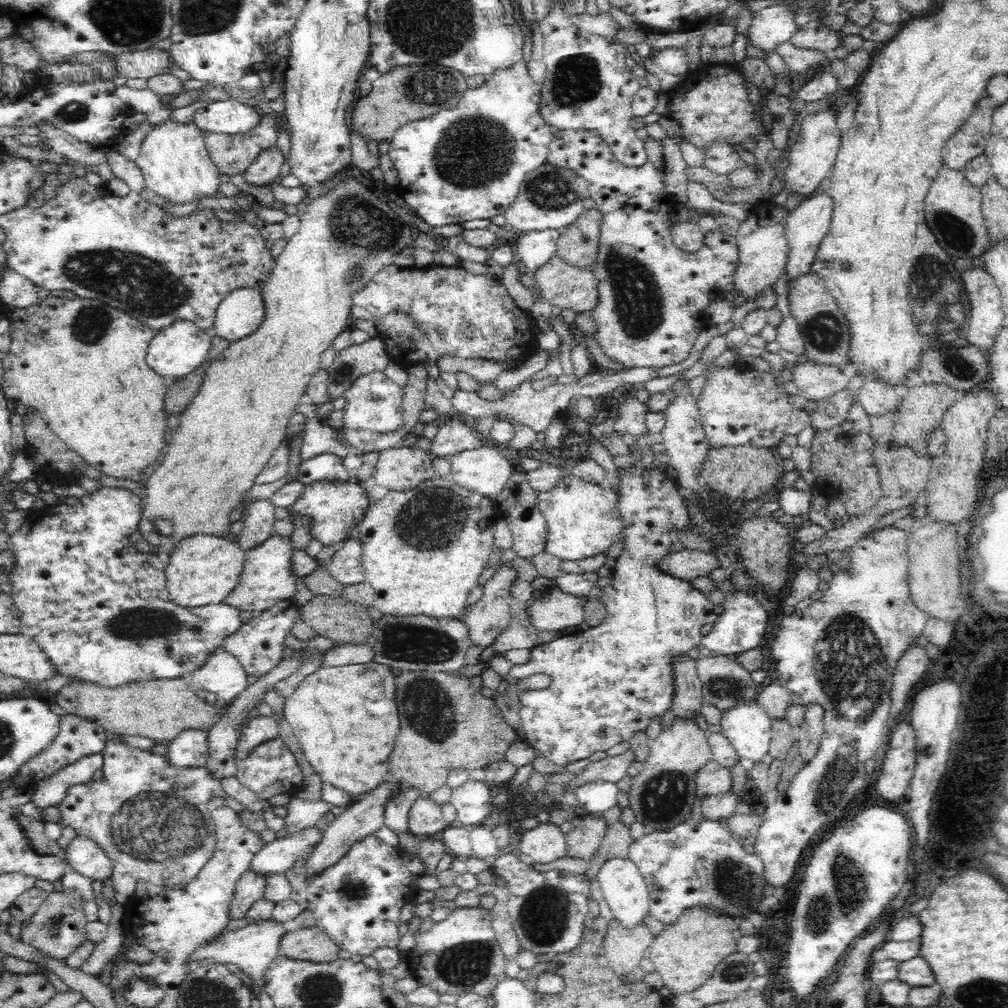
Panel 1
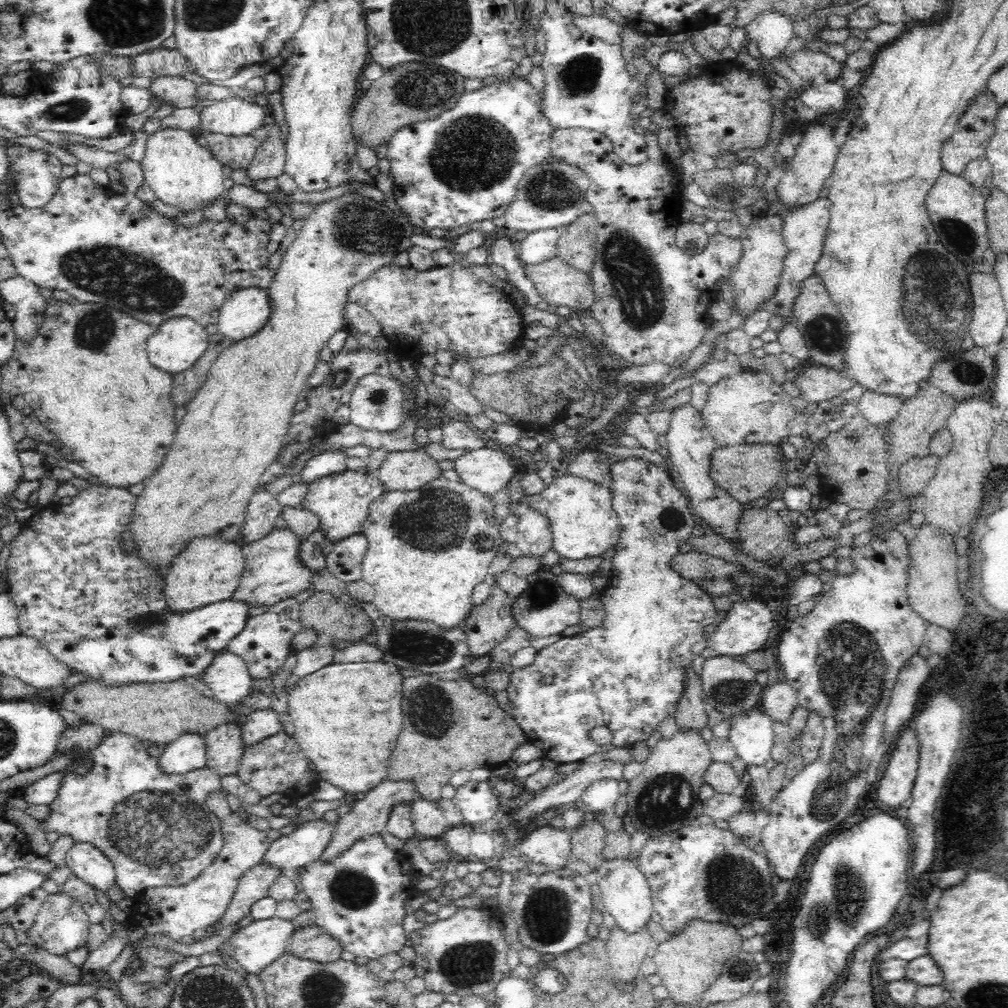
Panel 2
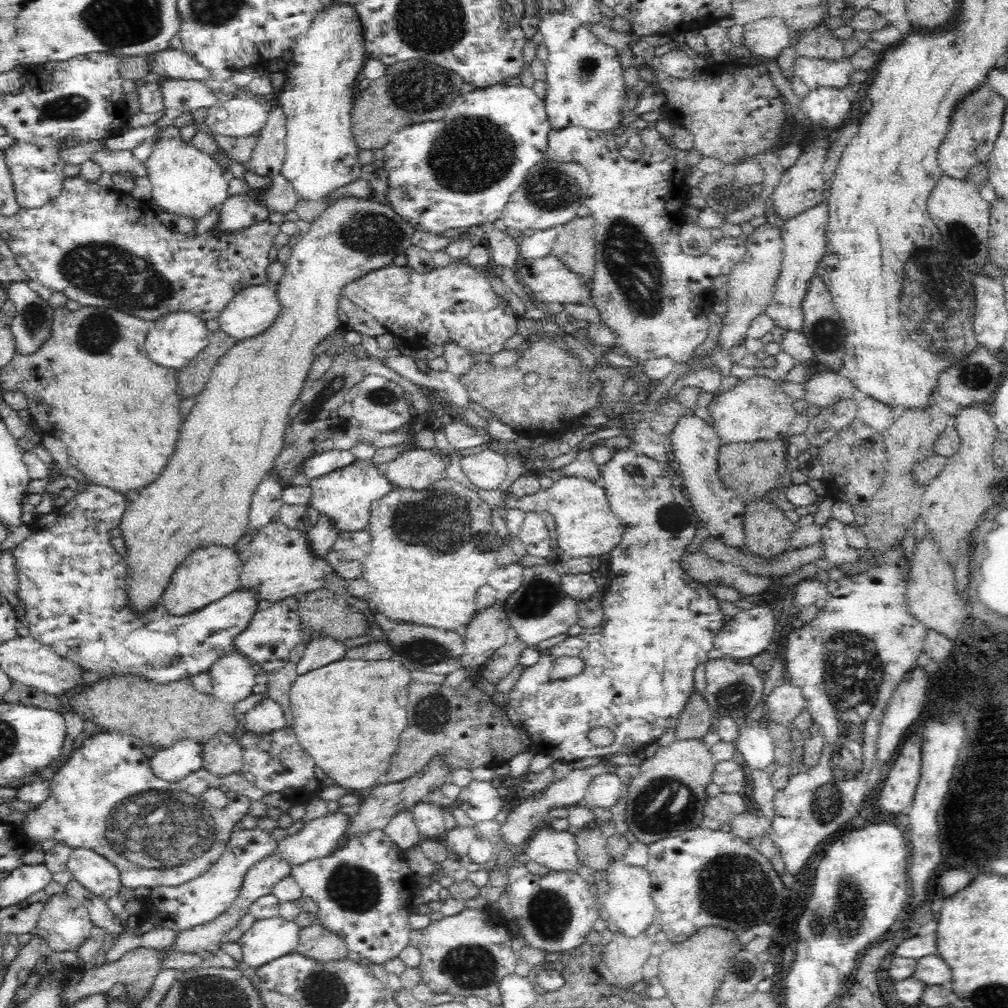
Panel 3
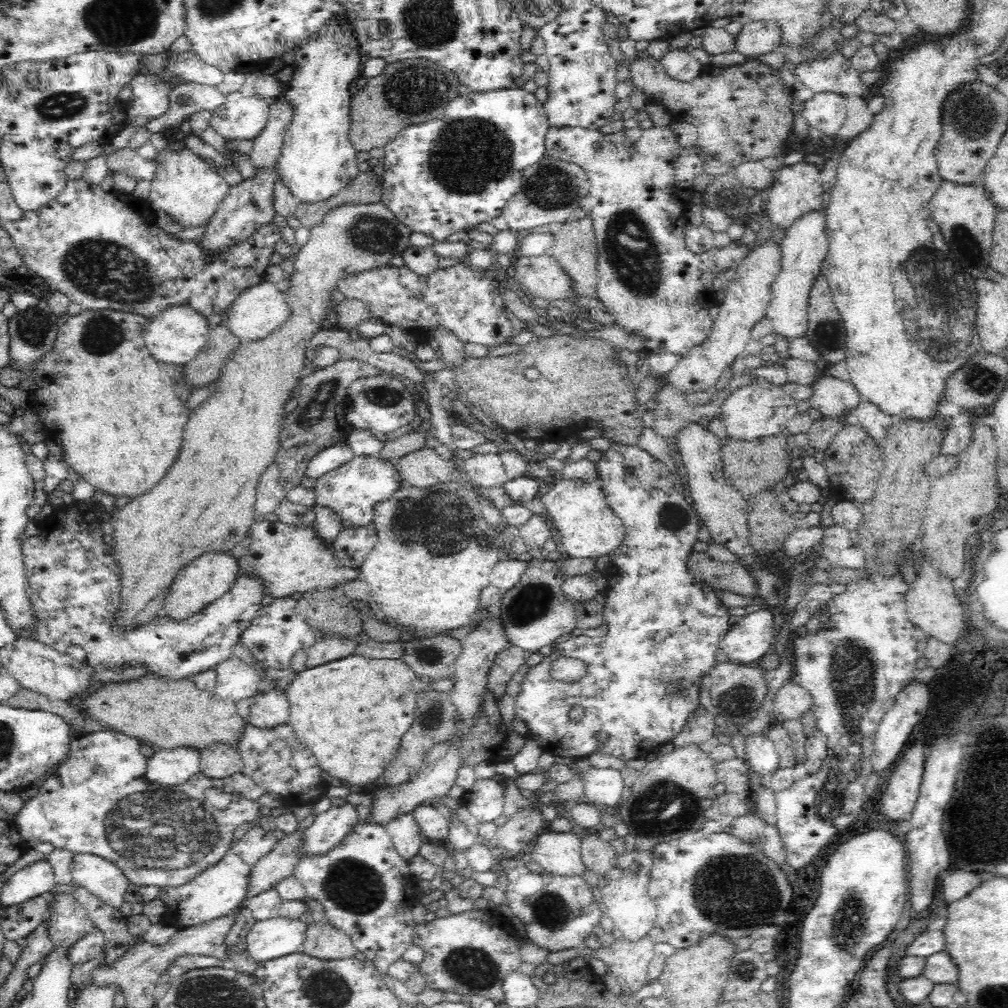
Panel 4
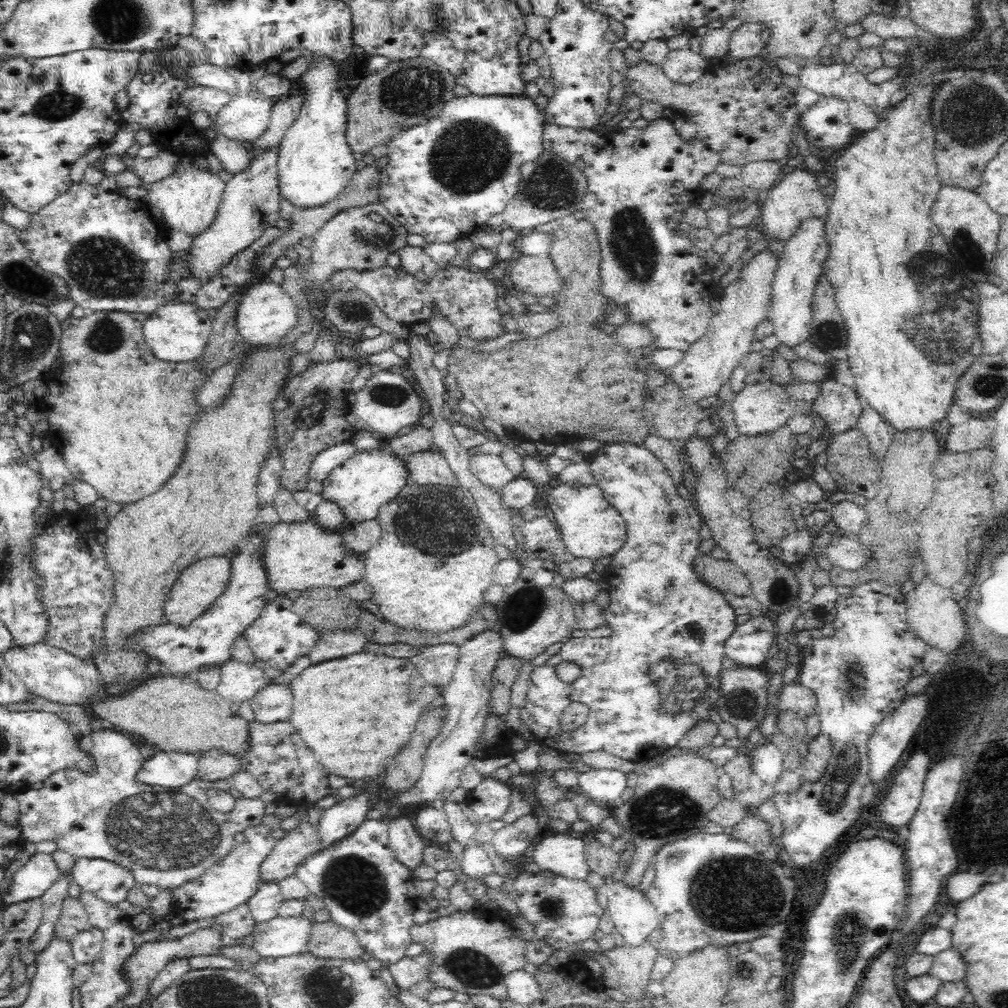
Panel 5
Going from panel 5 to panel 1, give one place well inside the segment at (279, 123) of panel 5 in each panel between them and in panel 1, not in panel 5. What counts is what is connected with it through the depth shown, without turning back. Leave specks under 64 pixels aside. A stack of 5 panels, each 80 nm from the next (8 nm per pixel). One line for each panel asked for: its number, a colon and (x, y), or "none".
1: (267, 166)
2: (269, 162)
3: (268, 158)
4: (267, 146)

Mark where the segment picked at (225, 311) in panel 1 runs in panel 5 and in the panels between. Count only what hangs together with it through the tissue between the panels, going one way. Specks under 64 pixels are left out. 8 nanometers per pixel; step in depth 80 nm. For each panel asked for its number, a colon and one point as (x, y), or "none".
2: (246, 311)
3: (253, 310)
4: (262, 308)
5: (266, 314)

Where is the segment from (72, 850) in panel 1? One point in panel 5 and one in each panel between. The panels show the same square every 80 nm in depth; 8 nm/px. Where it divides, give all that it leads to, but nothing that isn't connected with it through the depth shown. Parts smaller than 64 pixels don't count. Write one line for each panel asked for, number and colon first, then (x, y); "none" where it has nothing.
2: (86, 862)
3: (94, 872)
4: (101, 877)
5: (108, 880)

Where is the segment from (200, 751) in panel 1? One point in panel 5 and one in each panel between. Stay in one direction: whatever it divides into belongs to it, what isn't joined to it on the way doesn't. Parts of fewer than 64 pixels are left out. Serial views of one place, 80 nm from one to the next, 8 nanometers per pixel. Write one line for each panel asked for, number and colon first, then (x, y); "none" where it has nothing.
2: (187, 753)
3: (171, 764)
4: (167, 767)
5: (163, 769)

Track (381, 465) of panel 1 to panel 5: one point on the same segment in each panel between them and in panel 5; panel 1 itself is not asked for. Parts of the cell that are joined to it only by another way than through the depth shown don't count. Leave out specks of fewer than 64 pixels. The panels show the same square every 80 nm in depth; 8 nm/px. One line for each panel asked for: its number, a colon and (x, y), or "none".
2: (406, 470)
3: (417, 468)
4: (422, 468)
5: (424, 468)

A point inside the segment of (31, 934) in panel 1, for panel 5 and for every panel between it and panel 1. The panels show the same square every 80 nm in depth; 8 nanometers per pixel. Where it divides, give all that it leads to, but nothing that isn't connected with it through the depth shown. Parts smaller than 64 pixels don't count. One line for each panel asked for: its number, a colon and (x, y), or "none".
2: (62, 924)
3: (65, 924)
4: (68, 921)
5: (74, 918)

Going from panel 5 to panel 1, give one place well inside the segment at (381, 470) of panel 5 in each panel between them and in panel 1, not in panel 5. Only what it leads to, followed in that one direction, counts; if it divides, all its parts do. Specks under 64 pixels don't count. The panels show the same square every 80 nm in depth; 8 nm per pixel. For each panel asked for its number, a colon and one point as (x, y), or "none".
1: (335, 508)
2: (341, 501)
3: (345, 495)
4: (351, 491)

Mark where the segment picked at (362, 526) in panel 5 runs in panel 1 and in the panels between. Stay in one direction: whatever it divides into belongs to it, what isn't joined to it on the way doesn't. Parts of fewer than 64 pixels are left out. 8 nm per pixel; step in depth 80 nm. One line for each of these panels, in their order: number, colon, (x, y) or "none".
1: (345, 565)
2: (345, 561)
3: (347, 556)
4: (351, 547)

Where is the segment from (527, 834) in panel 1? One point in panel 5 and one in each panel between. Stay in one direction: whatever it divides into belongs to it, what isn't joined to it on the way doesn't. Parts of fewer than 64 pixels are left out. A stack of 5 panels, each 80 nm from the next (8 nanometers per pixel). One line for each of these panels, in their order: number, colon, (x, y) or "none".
2: (548, 845)
3: (556, 850)
4: (559, 853)
5: (562, 854)

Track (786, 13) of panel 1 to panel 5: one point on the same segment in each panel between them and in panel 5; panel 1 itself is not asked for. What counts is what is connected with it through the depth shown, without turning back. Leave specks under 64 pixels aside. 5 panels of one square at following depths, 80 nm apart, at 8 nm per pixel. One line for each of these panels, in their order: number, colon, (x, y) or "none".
2: (772, 31)
3: (766, 37)
4: (756, 38)
5: (748, 40)

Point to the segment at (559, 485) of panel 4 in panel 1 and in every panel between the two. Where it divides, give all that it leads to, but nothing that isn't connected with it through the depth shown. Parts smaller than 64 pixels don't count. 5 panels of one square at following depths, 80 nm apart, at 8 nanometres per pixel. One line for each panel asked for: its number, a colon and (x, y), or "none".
1: (583, 519)
2: (584, 524)
3: (585, 524)

